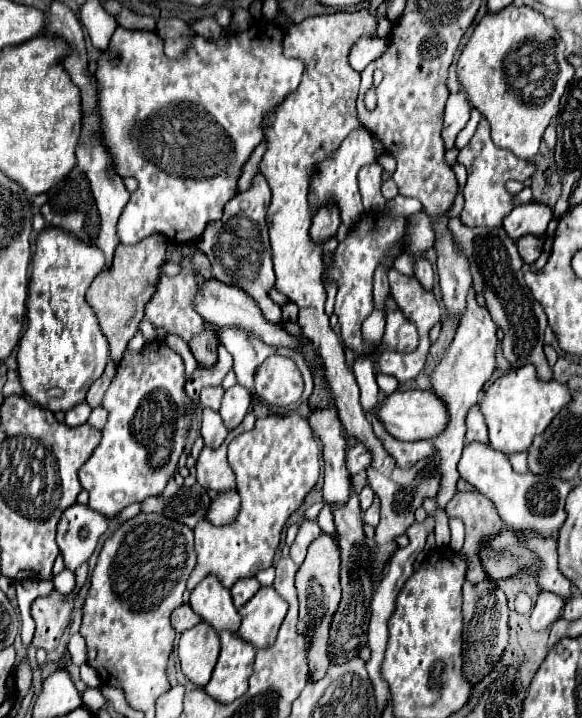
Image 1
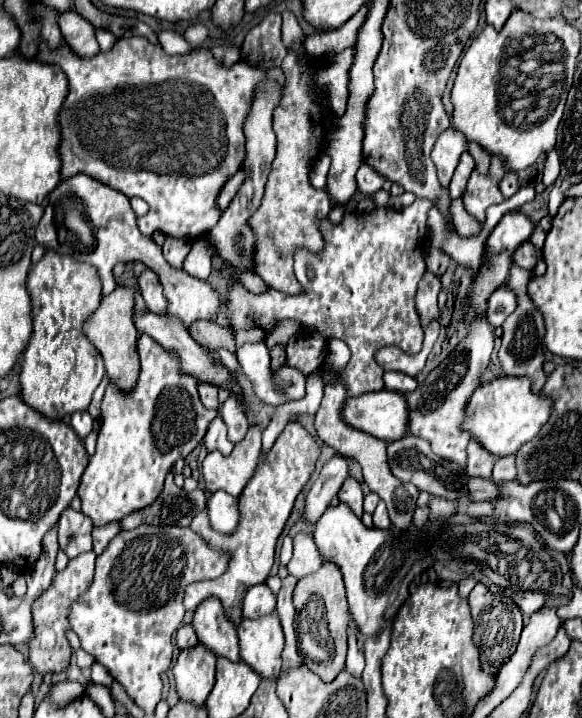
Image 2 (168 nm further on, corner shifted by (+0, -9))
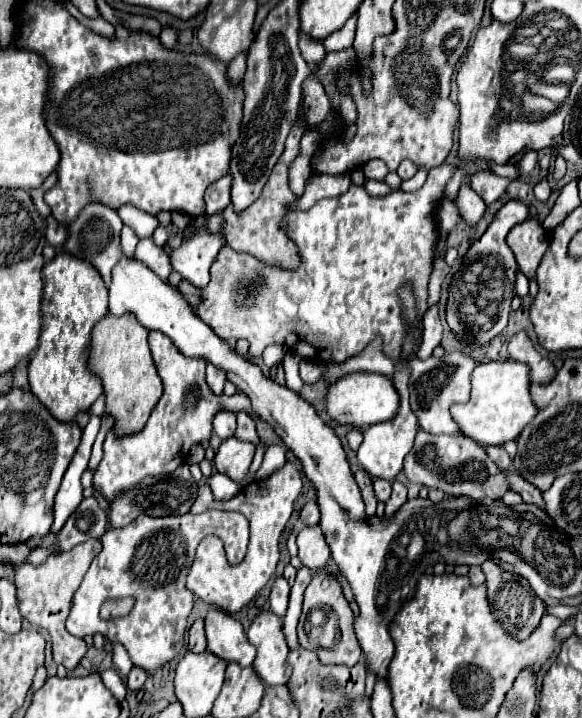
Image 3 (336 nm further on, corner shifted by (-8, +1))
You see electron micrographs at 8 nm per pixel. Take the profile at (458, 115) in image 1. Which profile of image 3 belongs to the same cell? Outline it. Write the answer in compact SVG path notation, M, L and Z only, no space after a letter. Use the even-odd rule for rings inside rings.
M449 162L433 168L427 182L417 192L407 194L395 190L385 198L373 198L363 186L351 184L345 194L321 200L311 210L291 210L285 216L283 226L289 238L297 244L301 256L301 266L293 272L265 266L251 254L237 254L225 244L217 256L217 262L211 266L211 282L203 288L203 302L195 314L223 340L249 340L249 354L253 358L261 356L269 344L285 344L287 348L299 350L299 354L307 358L317 358L323 362L347 362L349 358L359 356L377 336L383 342L383 354L391 360L399 360L399 356L403 356L403 342L407 338L415 338L415 356L421 346L423 326L421 320L405 320L399 288L411 286L417 314L423 316L429 308L427 286L433 272L433 248L437 242L433 214L455 168L457 166Z

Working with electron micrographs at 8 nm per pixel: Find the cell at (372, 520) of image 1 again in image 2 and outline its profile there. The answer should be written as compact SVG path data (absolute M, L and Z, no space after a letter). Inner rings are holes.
M383 500L377 504L377 508L373 512L373 524L377 528L381 528L381 530L385 530L385 528L391 526L391 520L389 520L389 514L387 514L387 508L385 508L385 502Z

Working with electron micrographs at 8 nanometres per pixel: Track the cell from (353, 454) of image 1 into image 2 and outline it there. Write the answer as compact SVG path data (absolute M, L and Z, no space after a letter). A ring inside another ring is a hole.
M341 456L331 458L323 466L319 478L315 480L313 488L309 490L309 494L305 498L303 520L307 524L315 524L319 520L319 516L327 510L331 498L339 492L345 478L347 478L347 462Z

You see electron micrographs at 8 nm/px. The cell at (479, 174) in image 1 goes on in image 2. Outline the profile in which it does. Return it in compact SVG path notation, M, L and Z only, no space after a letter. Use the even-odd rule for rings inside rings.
M491 156L491 176L481 176L477 174L477 170L473 170L467 186L465 186L465 194L463 194L463 202L465 208L471 216L475 216L479 222L485 220L485 210L491 204L499 204L503 202L503 194L497 186L501 174L507 174L509 170L501 164L501 160L497 156Z

